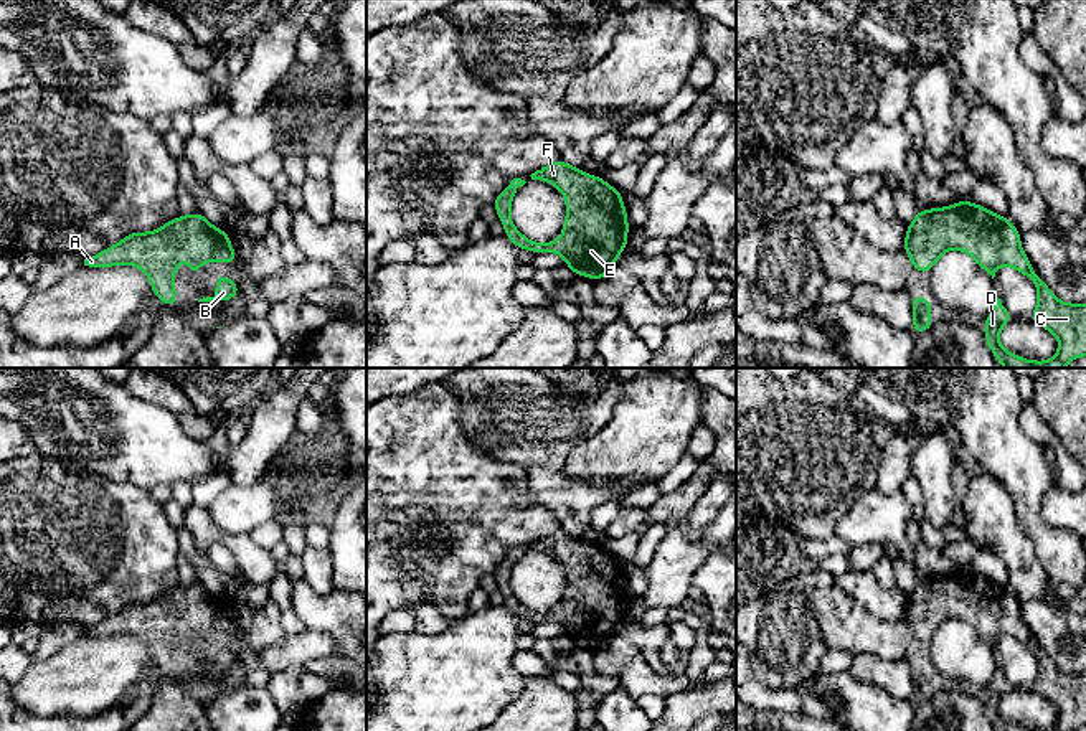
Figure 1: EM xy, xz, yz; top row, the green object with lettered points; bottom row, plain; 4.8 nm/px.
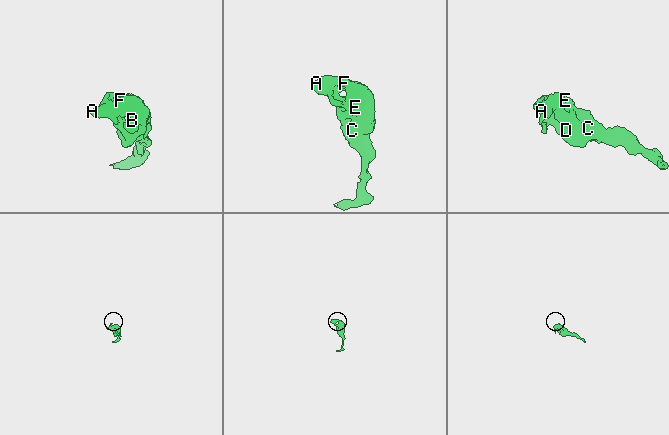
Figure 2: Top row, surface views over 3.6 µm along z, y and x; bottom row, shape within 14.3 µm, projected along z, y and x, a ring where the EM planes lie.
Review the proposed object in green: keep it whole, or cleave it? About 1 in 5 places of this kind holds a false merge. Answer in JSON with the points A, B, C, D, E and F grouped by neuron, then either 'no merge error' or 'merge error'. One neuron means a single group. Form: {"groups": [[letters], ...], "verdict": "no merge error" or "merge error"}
{"groups": [["A", "B", "C", "D", "E", "F"]], "verdict": "no merge error"}

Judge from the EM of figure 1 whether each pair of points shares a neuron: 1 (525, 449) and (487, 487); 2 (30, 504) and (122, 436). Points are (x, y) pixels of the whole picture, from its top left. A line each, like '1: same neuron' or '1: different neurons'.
1: different neurons
2: different neurons

